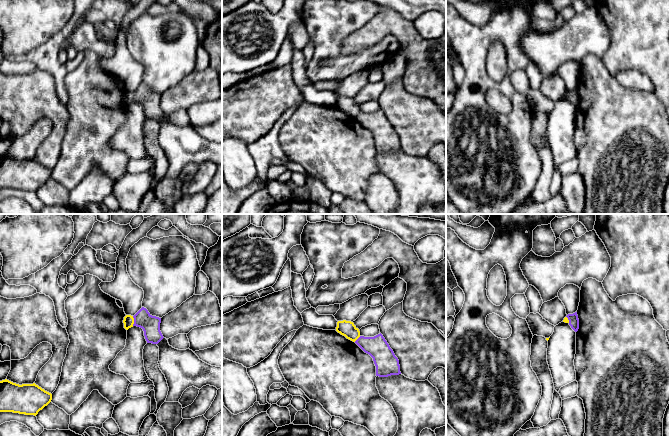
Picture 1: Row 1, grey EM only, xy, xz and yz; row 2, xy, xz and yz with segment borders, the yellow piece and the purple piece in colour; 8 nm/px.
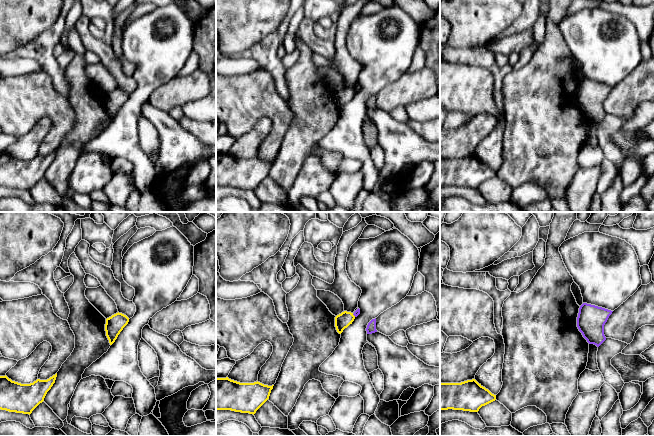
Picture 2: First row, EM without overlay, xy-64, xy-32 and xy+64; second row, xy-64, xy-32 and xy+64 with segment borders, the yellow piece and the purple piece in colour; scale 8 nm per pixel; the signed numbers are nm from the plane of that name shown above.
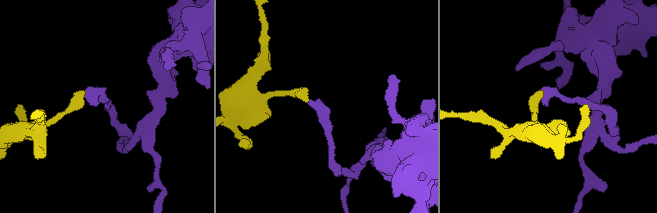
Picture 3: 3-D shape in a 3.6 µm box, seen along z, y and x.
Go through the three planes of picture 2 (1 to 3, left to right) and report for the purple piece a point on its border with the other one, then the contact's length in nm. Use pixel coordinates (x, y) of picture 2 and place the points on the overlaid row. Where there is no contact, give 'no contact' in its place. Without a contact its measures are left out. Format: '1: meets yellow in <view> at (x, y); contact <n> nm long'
1: no contact
2: meets yellow in xy-32 at (353, 315); contact 40 nm long
3: no contact

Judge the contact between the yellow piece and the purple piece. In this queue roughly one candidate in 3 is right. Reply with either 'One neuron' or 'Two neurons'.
Two neurons

